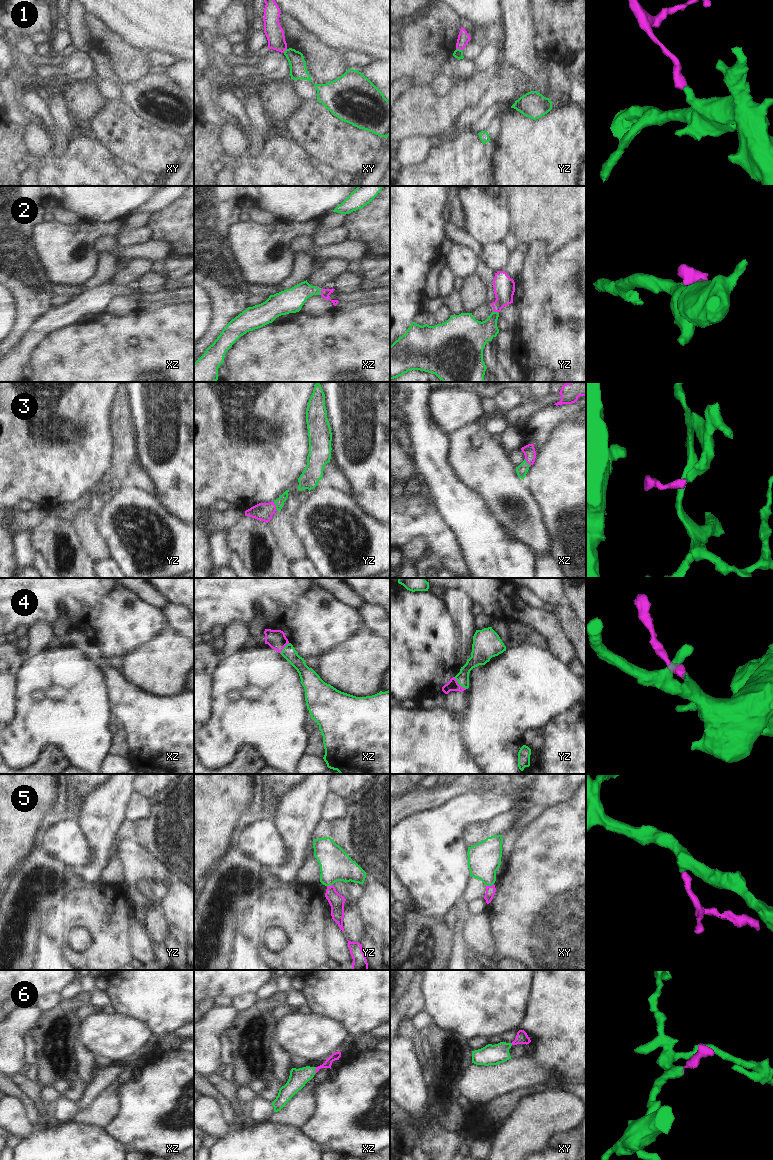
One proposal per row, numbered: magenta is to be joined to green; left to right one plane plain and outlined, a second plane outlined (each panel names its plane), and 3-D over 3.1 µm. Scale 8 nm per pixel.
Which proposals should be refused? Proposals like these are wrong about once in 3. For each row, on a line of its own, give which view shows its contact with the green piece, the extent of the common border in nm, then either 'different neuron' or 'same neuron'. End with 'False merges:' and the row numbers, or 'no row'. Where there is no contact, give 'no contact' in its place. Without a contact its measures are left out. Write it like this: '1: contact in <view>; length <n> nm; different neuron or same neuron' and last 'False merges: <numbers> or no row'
1: contact in yz; length 60 nm; different neuron
2: contact in xz; length 50 nm; same neuron
3: contact in yz; length 80 nm; same neuron
4: contact in yz; length 140 nm; same neuron
5: contact in xy; length 70 nm; same neuron
6: contact in xz; length 60 nm; same neuron
False merges: 1

